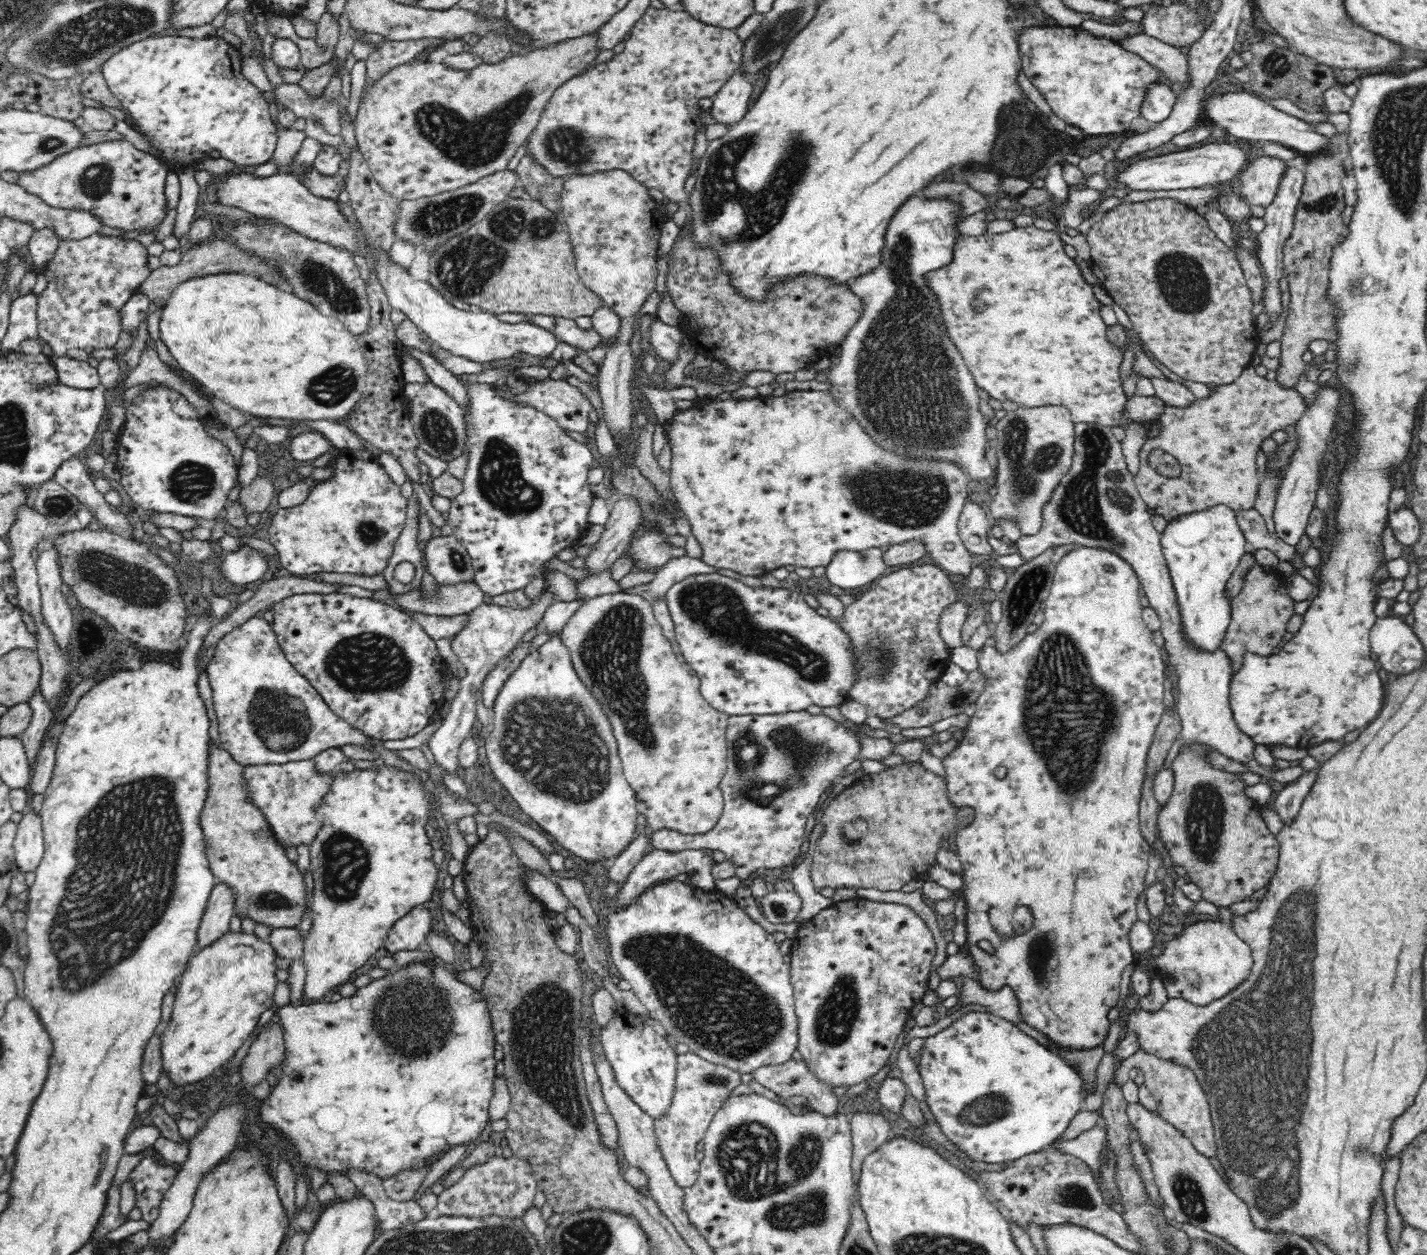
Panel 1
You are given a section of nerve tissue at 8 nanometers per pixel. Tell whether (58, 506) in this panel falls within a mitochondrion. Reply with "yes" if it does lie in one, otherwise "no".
yes

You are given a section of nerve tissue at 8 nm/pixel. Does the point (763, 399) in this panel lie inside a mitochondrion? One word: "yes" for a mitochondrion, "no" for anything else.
no

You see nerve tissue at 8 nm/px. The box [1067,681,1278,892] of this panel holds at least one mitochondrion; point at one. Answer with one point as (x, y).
(1205, 813)

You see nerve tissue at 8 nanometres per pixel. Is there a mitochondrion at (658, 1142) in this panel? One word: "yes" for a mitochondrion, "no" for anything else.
no

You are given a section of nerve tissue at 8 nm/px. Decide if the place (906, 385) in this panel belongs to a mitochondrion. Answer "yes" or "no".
yes

